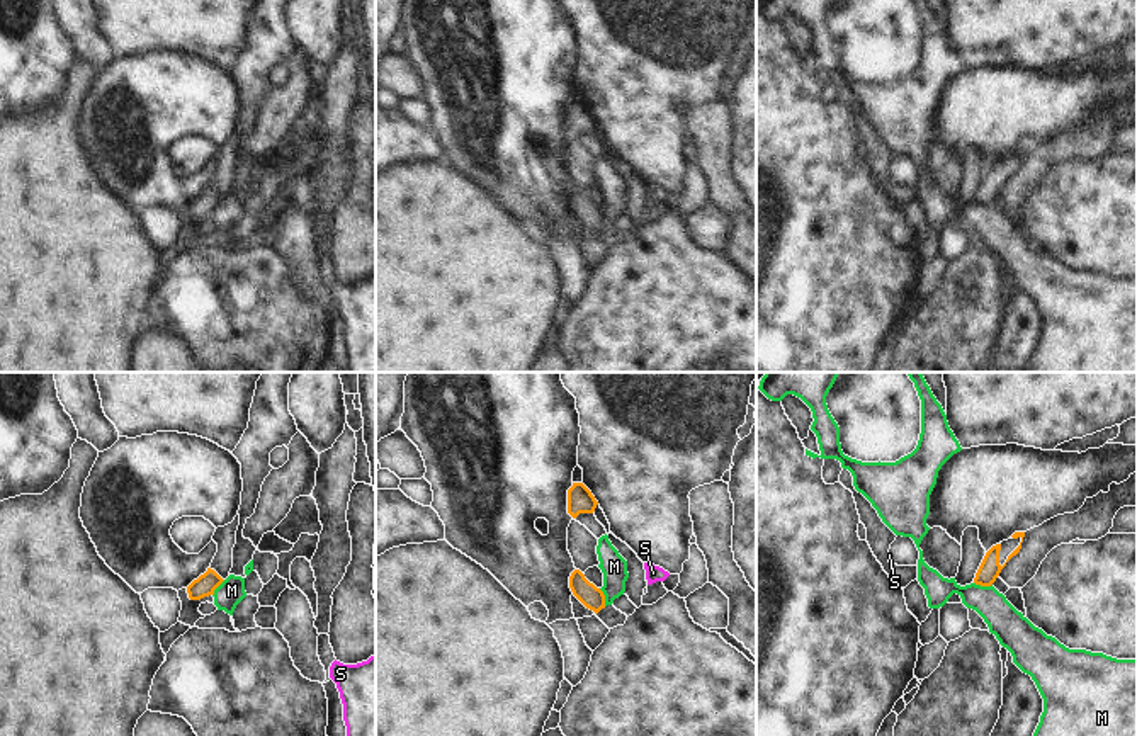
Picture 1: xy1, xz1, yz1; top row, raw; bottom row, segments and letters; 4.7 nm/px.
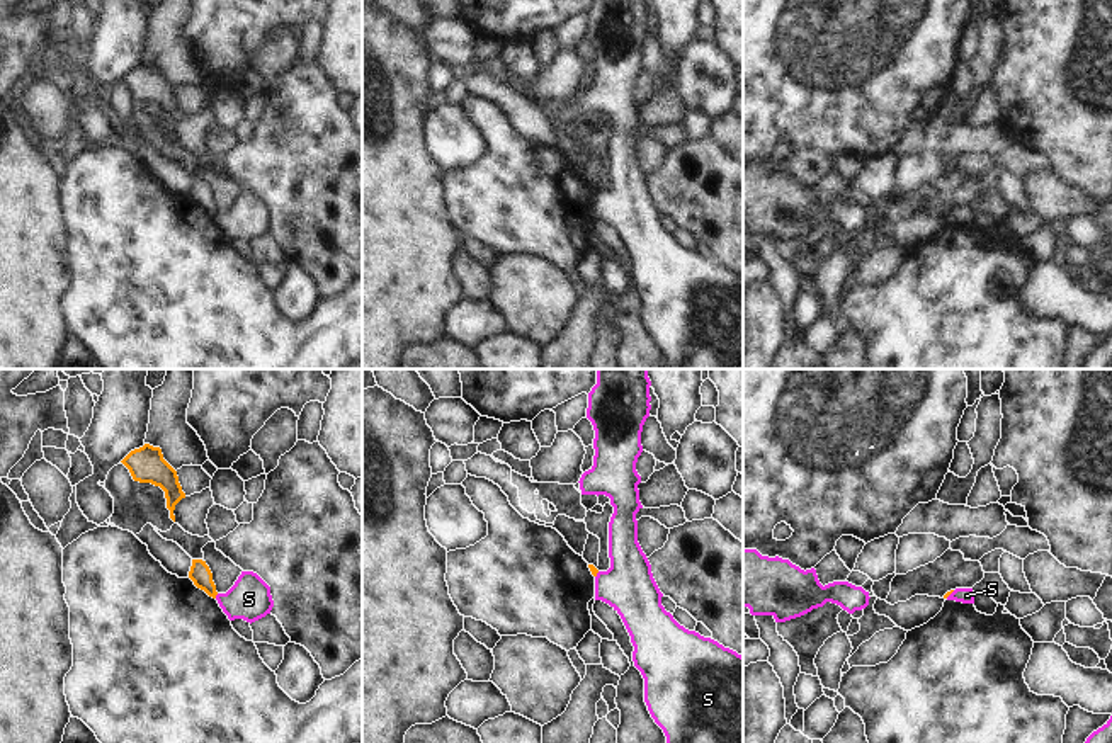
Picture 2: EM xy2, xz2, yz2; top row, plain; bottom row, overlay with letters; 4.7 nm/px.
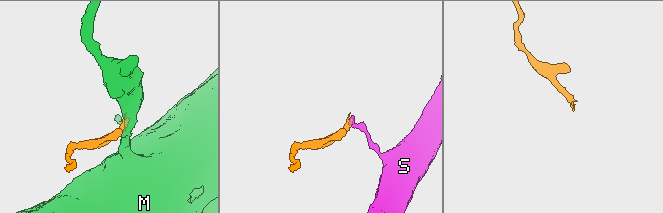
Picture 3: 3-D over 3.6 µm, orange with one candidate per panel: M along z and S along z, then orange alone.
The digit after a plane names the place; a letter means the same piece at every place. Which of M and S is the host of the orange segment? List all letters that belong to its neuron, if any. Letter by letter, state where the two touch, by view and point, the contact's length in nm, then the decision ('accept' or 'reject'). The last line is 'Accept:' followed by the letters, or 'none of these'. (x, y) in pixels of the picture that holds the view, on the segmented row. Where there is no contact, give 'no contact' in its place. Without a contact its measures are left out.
M: xz1 (604, 597) | 90 nm | reject
S: xy2 (216, 594) | 30 nm | reject
Accept: none of these

